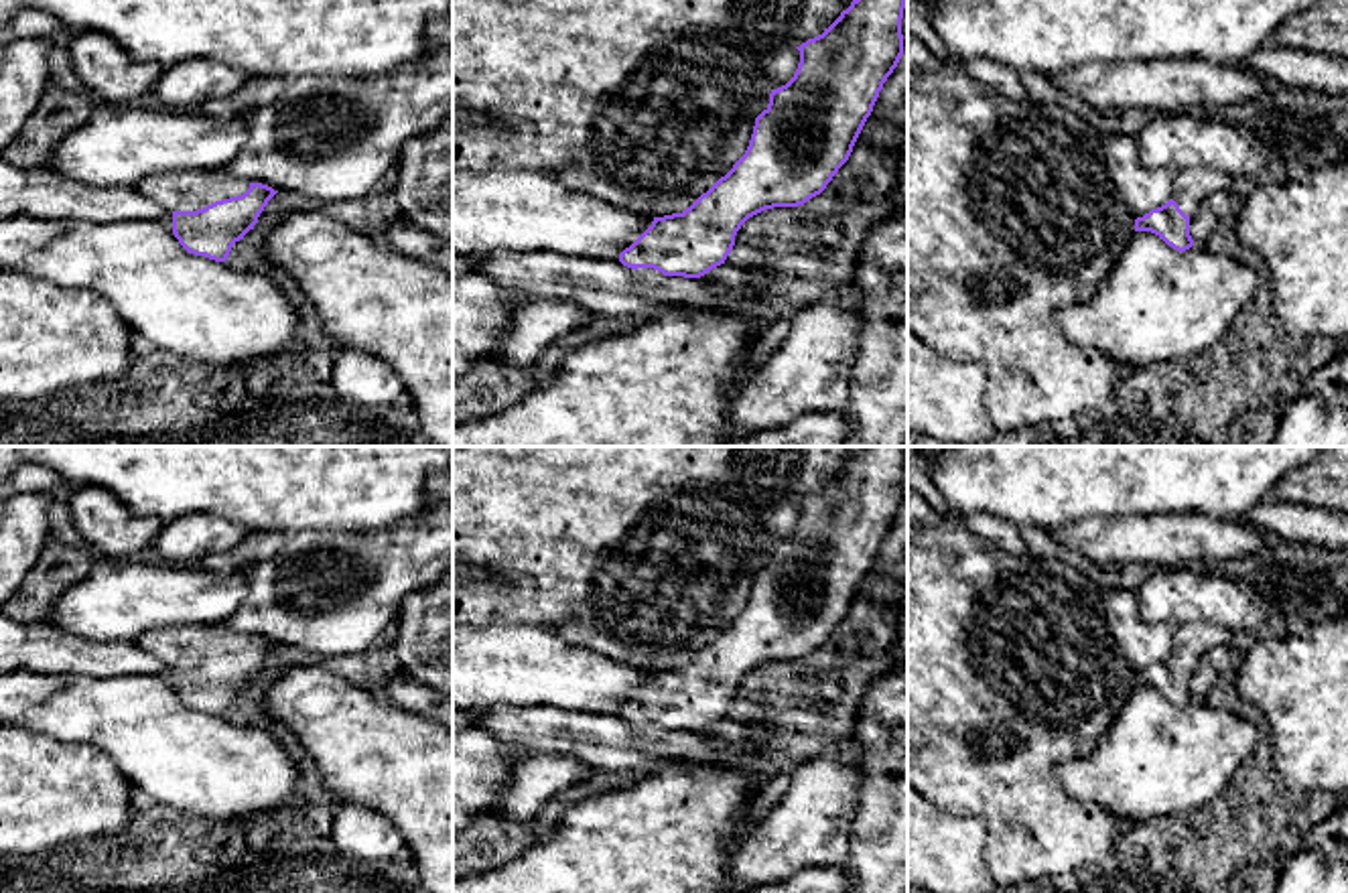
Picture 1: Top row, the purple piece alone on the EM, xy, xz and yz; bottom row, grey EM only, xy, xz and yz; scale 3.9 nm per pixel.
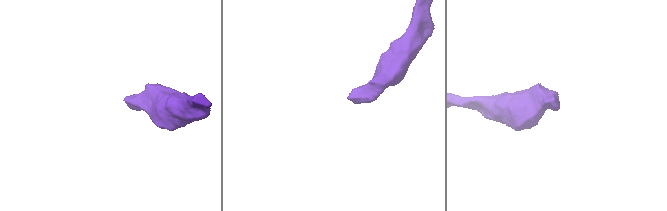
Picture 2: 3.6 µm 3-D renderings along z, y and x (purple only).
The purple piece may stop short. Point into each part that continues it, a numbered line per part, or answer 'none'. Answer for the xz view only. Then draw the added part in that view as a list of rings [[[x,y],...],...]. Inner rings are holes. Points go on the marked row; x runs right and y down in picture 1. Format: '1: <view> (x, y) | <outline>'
1: xz (648, 275) | [[[631,268],[631,274],[637,276],[644,282],[662,282],[666,276],[654,268]]]

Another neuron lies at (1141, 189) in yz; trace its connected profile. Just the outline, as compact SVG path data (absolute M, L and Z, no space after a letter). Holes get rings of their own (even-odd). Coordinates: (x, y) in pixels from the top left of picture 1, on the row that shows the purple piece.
M1106 134L1102 152L1108 175L1135 219L1173 197L1173 170L1143 166L1135 134Z

